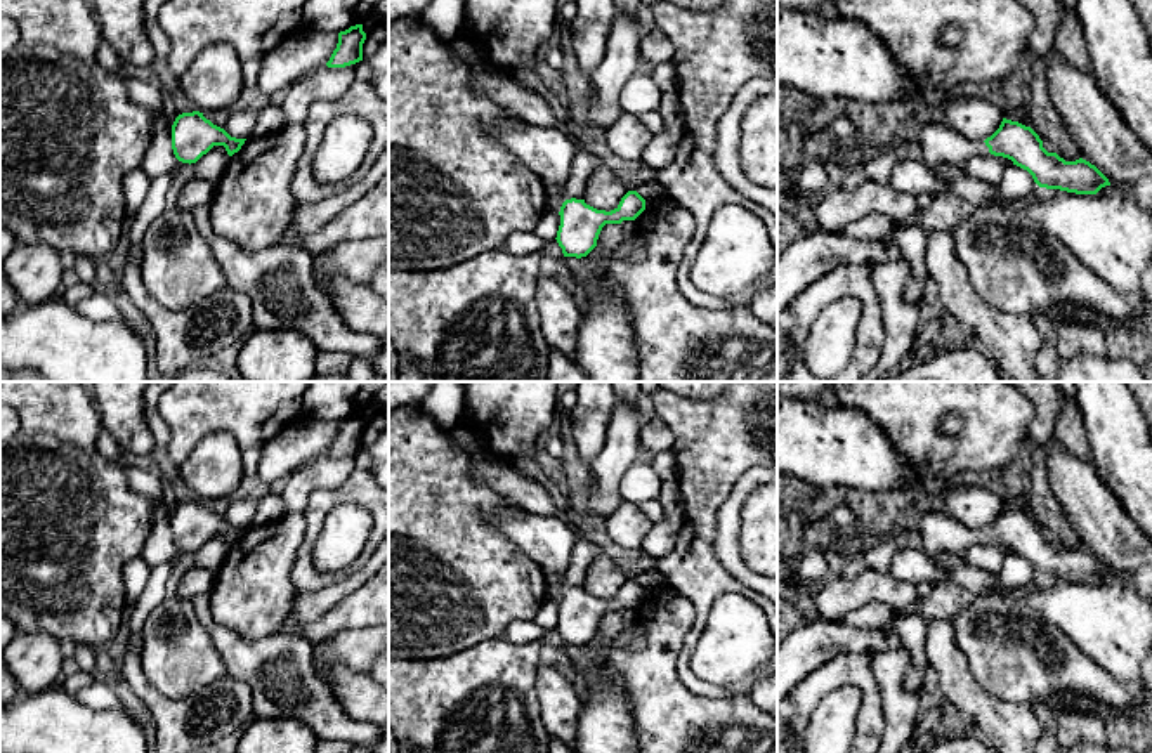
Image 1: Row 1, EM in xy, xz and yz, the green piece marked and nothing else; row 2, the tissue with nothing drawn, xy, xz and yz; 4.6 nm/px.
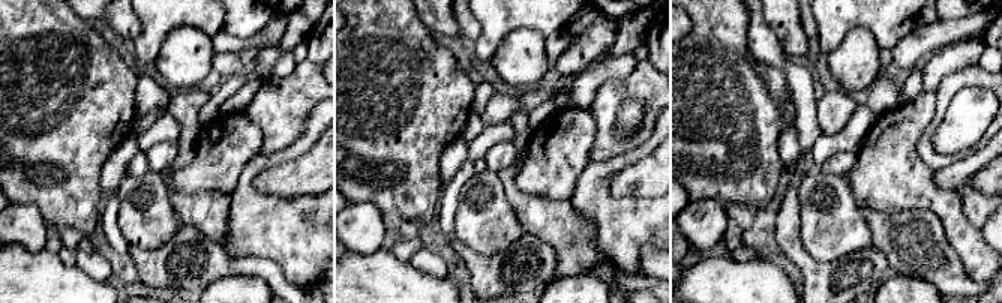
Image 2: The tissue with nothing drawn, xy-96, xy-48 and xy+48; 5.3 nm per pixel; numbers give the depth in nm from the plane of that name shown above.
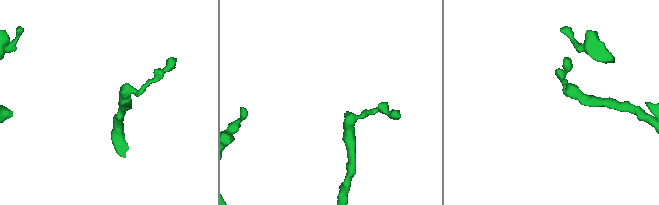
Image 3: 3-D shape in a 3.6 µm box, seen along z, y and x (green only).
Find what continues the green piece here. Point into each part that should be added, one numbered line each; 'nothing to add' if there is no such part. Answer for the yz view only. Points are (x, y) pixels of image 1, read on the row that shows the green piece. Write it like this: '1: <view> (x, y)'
1: yz (941, 144)

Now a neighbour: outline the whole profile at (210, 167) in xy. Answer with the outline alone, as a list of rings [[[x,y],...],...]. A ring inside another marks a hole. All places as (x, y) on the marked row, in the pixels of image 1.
[[[213,146],[196,161],[194,170],[191,174],[217,184],[229,160],[231,156],[227,154],[224,146]]]

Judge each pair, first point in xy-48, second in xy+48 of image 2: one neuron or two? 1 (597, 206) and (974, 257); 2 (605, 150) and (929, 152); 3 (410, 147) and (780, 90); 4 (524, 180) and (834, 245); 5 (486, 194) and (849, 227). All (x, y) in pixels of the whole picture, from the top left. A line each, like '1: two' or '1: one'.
1: two
2: one
3: two
4: two
5: one

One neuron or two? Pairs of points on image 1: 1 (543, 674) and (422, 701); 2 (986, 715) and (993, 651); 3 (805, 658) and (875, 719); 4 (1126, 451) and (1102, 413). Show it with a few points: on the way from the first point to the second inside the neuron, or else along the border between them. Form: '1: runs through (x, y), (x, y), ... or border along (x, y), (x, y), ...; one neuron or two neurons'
1: border along (538, 667), (536, 696), (542, 715); two neurons
2: border along (965, 658), (970, 674), (984, 687), (1027, 707); two neurons
3: border along (856, 651), (835, 654), (795, 686); two neurons
4: runs through (1119, 443), (1116, 427), (1111, 422); one neuron

